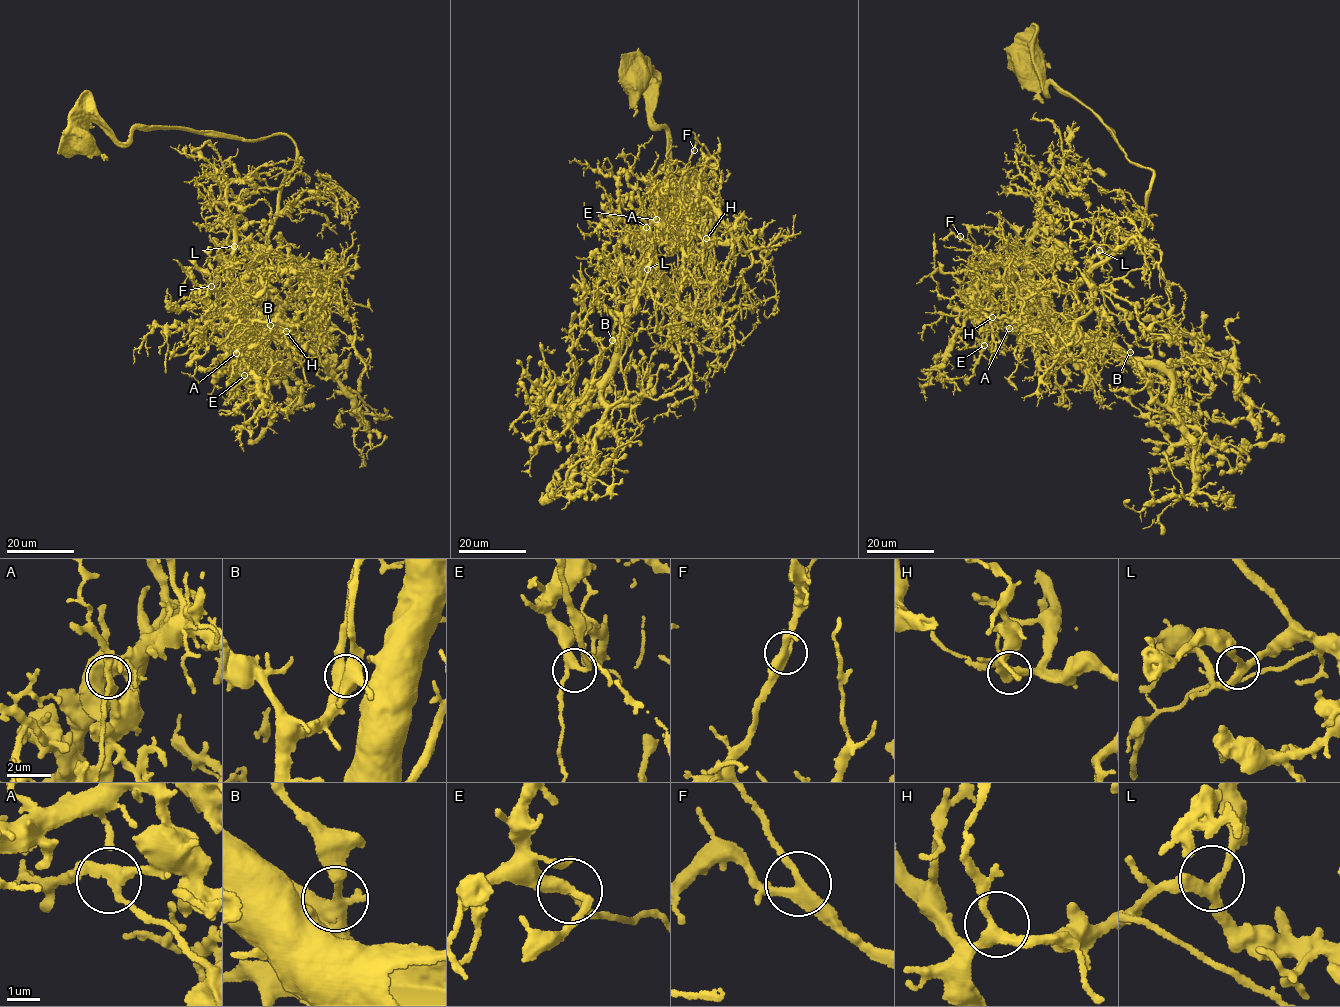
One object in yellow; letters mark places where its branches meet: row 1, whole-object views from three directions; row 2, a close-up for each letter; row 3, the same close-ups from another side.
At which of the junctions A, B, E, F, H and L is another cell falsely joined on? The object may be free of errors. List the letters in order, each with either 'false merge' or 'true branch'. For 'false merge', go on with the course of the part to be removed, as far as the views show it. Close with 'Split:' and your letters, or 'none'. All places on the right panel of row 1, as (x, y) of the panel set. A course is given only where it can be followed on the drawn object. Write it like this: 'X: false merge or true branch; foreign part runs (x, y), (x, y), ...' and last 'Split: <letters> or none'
A: false merge; foreign part runs (1009, 327), (1022, 338), (1042, 340)
B: true branch
E: true branch
F: true branch
H: true branch
L: true branch
Split: A

